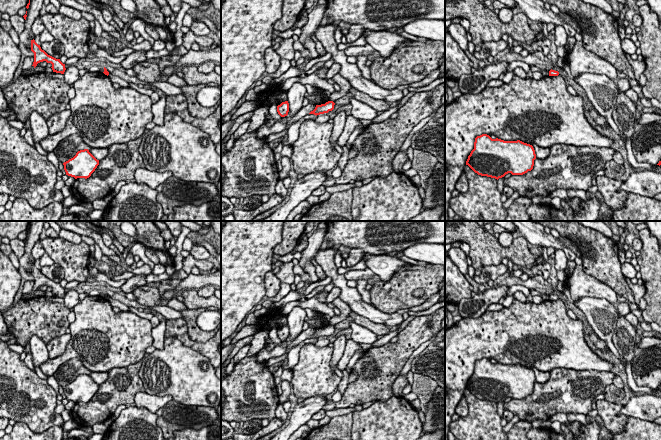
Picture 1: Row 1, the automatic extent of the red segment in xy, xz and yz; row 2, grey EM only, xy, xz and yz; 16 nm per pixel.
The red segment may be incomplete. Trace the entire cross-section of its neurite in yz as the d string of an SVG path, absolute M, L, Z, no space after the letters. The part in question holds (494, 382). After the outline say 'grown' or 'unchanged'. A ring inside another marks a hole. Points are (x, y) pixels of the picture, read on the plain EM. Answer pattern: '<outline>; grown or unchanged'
M482 358L475 362L474 373L471 375L466 389L475 397L481 400L487 400L495 403L504 401L506 398L523 399L531 395L536 383L535 374L532 369L517 365L504 365L501 363L492 363L487 358Z; unchanged

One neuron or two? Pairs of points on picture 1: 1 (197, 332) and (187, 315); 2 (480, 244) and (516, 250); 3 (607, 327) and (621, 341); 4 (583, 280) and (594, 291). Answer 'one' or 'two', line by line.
1: one
2: one
3: two
4: one

